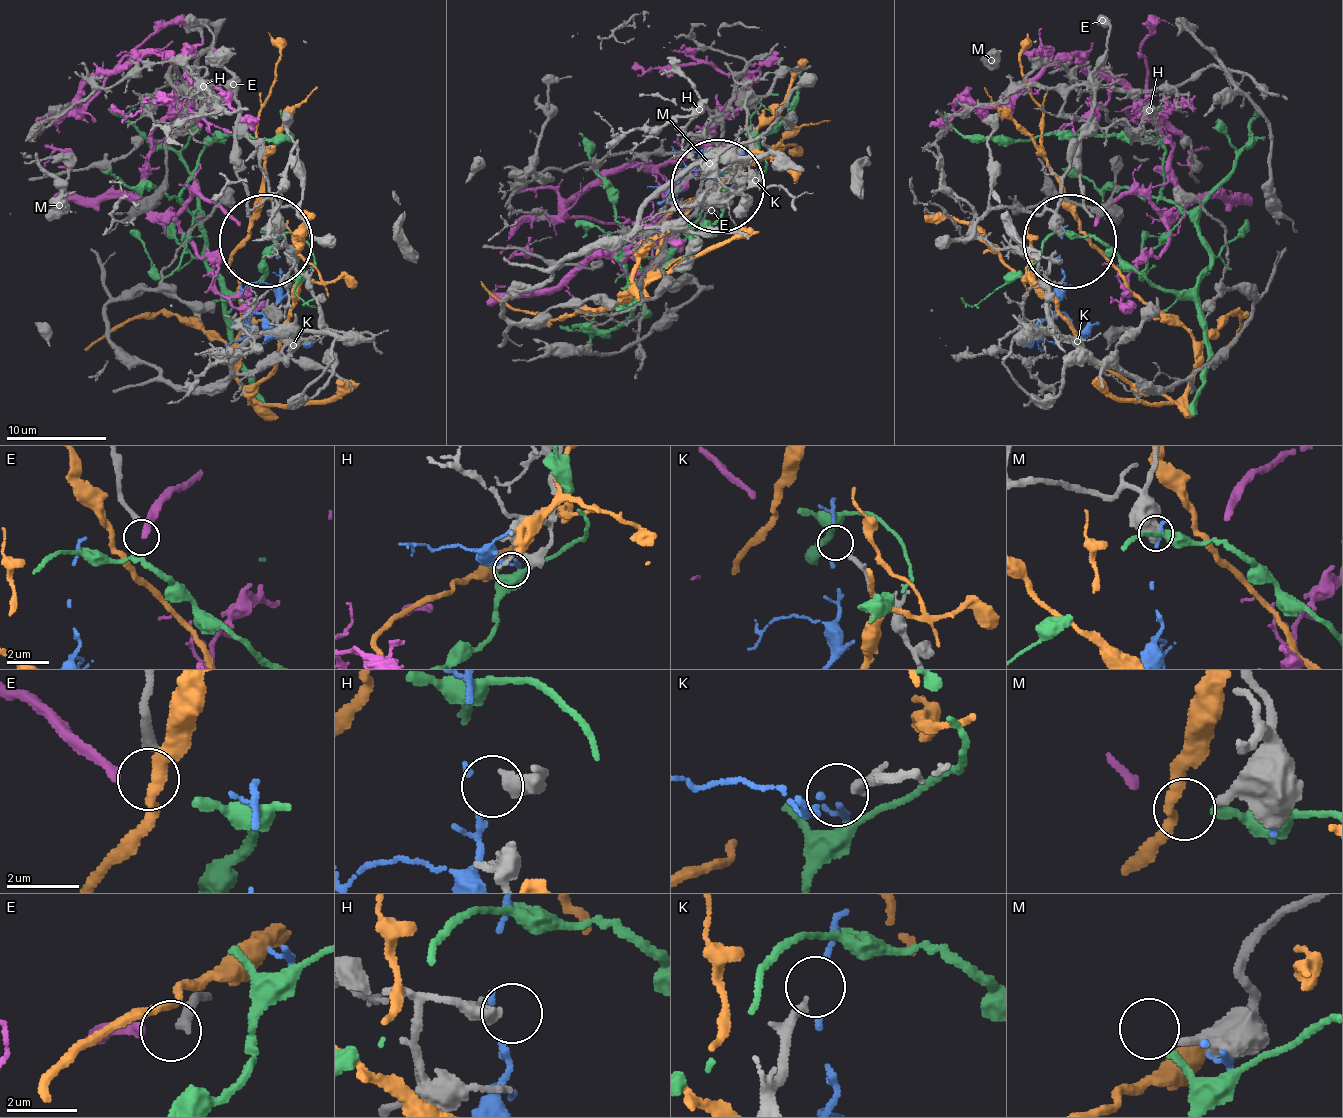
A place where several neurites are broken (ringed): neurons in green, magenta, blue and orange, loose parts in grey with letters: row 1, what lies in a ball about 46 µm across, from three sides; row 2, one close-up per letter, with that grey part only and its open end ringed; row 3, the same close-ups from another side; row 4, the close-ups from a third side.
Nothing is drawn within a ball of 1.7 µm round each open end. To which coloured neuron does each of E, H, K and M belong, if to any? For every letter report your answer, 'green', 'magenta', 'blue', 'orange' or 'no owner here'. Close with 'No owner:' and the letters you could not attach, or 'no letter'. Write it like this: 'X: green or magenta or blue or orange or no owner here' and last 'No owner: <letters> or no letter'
E: no owner here
H: no owner here
K: no owner here
M: no owner here
No owner: E, H, K, M

